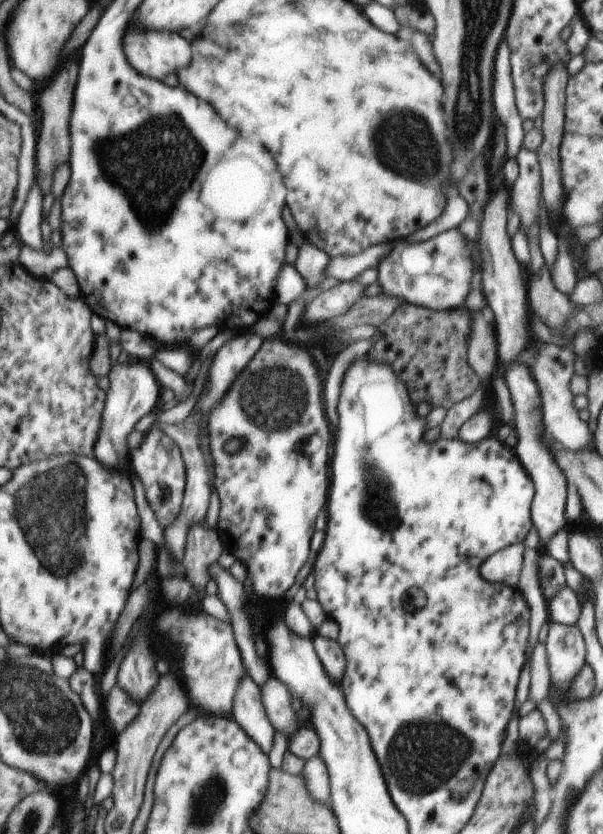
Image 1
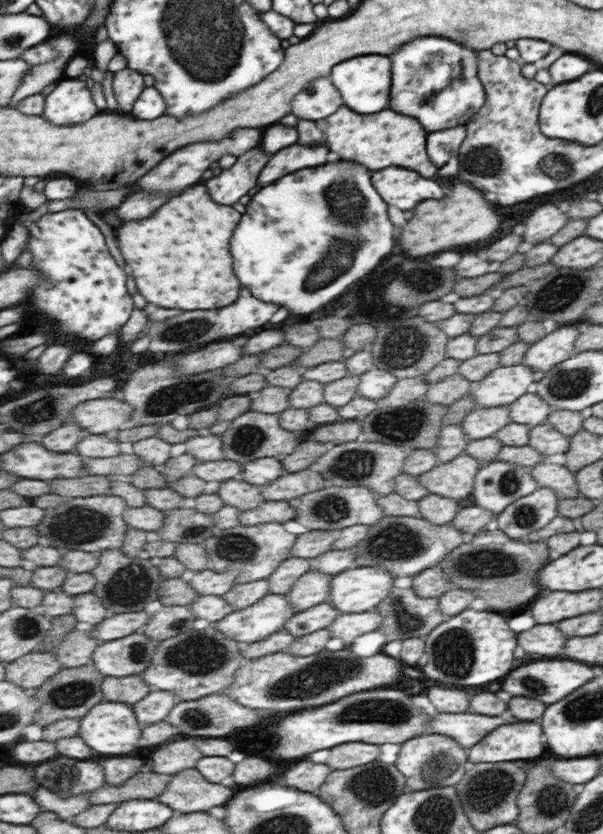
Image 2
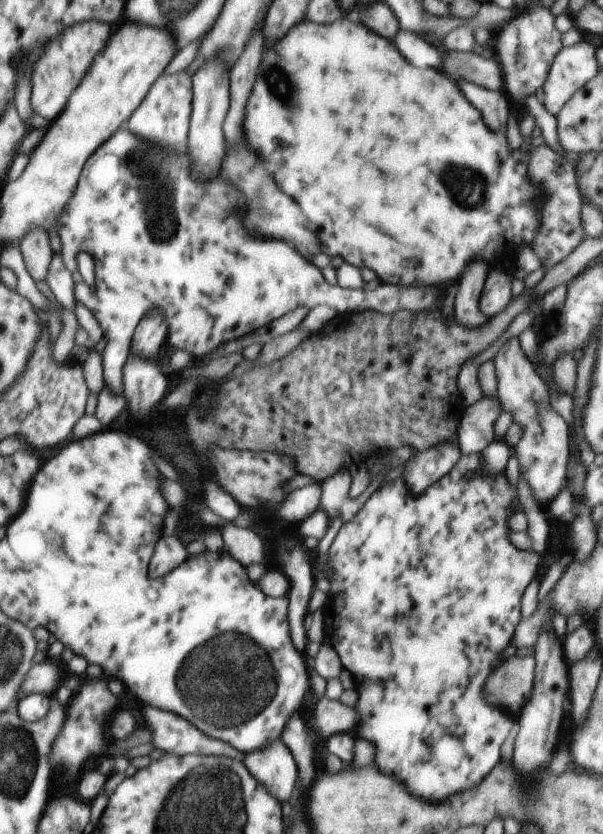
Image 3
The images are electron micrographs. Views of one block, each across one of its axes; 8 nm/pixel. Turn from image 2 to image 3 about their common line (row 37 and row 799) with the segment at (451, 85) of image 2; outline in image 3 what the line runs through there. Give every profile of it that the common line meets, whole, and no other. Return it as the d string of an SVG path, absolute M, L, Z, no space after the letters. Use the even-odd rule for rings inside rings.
M469 454L469 456L461 455L459 460L453 464L453 467L446 474L443 474L439 480L435 480L433 484L429 484L425 492L419 494L419 496L413 496L413 494L411 494L408 487L405 486L402 476L389 482L383 482L383 484L380 484L379 490L373 492L373 494L367 498L367 502L361 506L361 510L359 510L349 522L343 524L339 536L335 536L335 542L333 542L333 546L331 546L331 564L333 564L333 566L331 566L331 572L337 572L337 574L335 574L335 582L337 582L337 584L347 584L347 586L333 586L333 592L335 592L335 594L333 594L333 598L331 598L331 606L327 604L327 606L323 608L323 610L325 610L325 626L327 626L325 630L327 630L327 636L329 636L331 644L333 644L333 648L337 646L335 651L339 654L344 669L349 670L351 675L355 676L355 680L357 680L357 690L361 690L361 706L359 706L359 704L354 706L355 710L361 710L360 715L357 716L357 728L355 728L357 738L361 736L365 742L369 742L369 744L375 746L375 758L373 758L373 762L377 764L377 770L384 771L385 775L395 776L399 782L403 782L403 784L407 786L407 790L409 790L413 796L417 796L419 800L425 800L425 802L445 802L449 797L464 793L465 790L476 789L477 786L484 781L484 778L492 772L495 764L497 764L497 760L499 760L499 744L507 738L507 734L509 734L509 730L511 730L511 726L513 726L511 716L507 716L505 712L493 708L493 706L497 706L496 703L487 702L487 704L485 704L485 702L481 700L481 690L479 690L479 688L481 688L485 676L493 672L495 658L499 656L499 652L509 644L509 640L516 634L516 628L517 625L519 625L519 594L523 594L525 586L533 580L535 570L537 570L537 560L539 560L539 556L538 554L530 553L529 551L516 550L509 542L507 542L507 540L509 540L507 534L512 533L512 531L507 528L507 518L509 518L511 512L515 512L515 510L517 510L517 512L521 511L518 500L515 500L515 488L511 488L511 484L507 482L505 468L503 468L503 472L497 474L497 476L493 476L493 474L485 474L483 468L484 460L481 459L481 454ZM469 472L473 475L471 478L465 476L465 474L469 474ZM381 486L383 486L383 488L381 488ZM425 552L427 552L427 554L425 554ZM355 584L357 584L357 586L355 586ZM355 604L357 604L357 606L355 606ZM357 650L367 650L367 652L357 652Z

